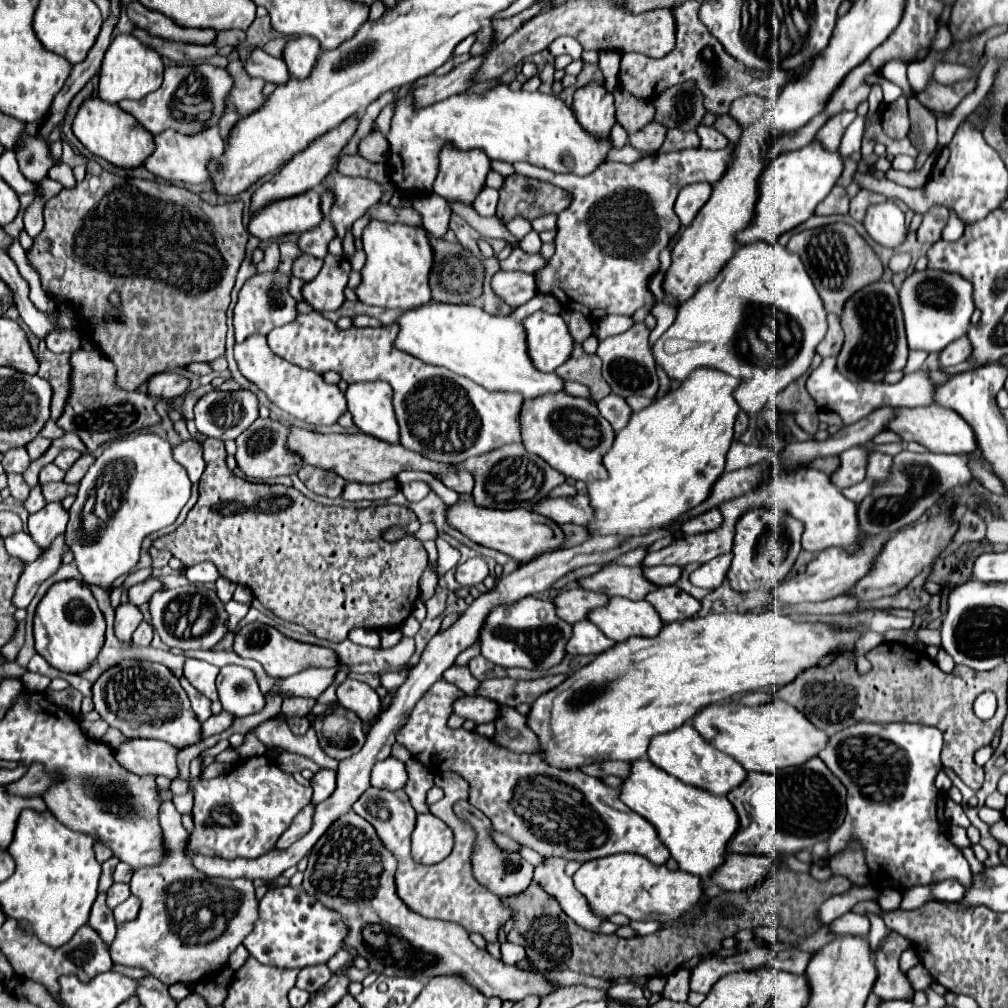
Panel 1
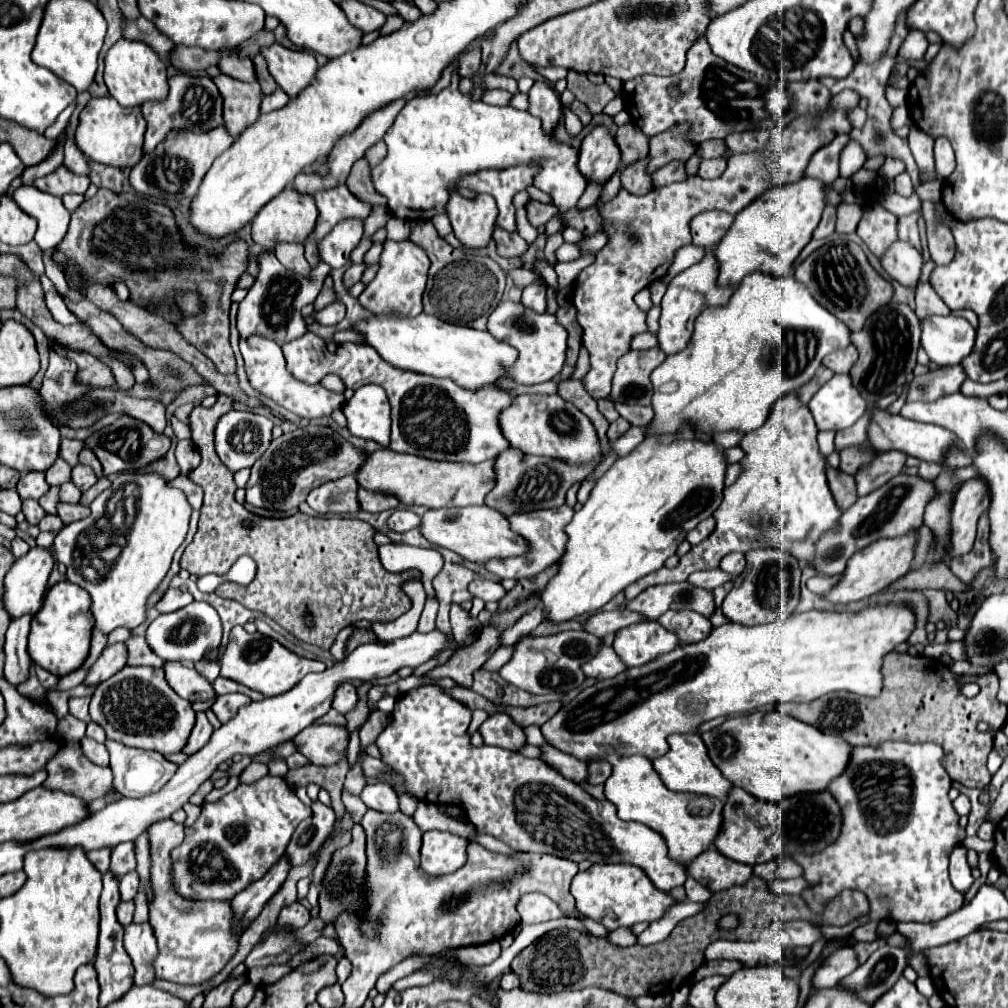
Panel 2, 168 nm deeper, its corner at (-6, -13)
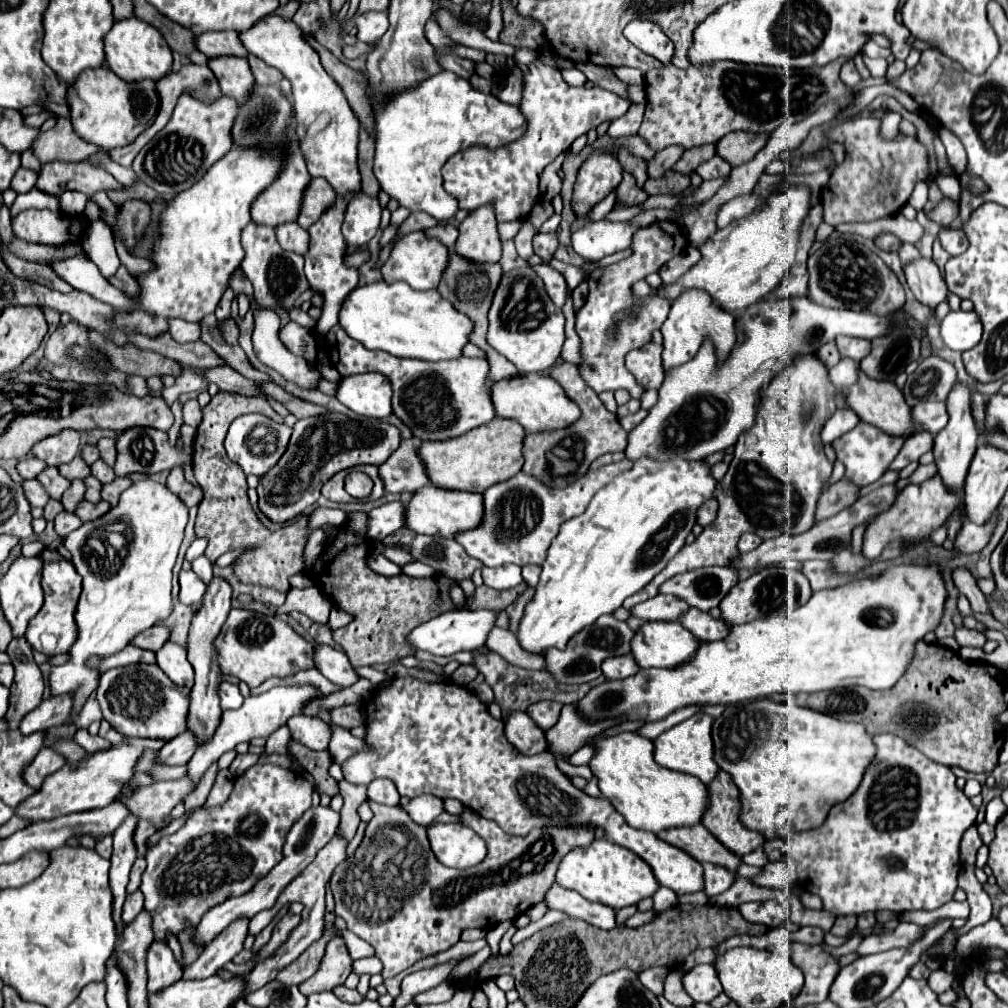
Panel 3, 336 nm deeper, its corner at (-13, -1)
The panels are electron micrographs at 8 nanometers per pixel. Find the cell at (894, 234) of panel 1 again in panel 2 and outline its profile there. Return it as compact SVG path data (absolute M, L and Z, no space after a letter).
M896 239L882 255L882 267L884 271L900 281L902 285L912 285L916 287L916 283L920 281L920 269L922 269L922 255L920 251L910 245L908 241Z

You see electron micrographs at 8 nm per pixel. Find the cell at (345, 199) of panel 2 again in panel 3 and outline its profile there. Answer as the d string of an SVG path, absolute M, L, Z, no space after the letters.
M321 179L309 181L299 207L297 225L309 229L323 215L327 205L331 205L331 201L335 201L335 191L331 191L331 185L327 185L327 181Z

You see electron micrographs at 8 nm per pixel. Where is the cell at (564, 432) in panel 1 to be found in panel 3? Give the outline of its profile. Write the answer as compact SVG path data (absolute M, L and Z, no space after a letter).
M543 373L515 375L511 379L497 381L495 385L491 385L491 403L495 415L519 421L521 425L525 425L529 433L543 431L543 429L559 429L579 419L579 407L569 397L565 397L557 381L553 381L549 375Z

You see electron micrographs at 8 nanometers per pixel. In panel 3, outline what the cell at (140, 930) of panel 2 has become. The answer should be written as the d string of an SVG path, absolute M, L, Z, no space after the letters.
M153 943L147 953L147 971L149 971L149 993L159 993L181 979L183 969L173 957L173 951L167 943Z

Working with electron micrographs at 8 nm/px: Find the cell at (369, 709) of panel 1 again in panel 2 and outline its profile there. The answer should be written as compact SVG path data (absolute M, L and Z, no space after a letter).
M352 683L340 685L340 689L334 695L332 707L336 711L340 711L340 713L348 713L348 711L356 709L356 705L358 705L358 691L356 691L356 687Z

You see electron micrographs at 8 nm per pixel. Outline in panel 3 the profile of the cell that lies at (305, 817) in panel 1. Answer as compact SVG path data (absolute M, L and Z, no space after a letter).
M235 921L235 925L229 925L215 941L211 941L211 945L201 951L195 963L183 969L183 979L205 979L215 975L217 969L229 963L243 949L247 925L249 921Z

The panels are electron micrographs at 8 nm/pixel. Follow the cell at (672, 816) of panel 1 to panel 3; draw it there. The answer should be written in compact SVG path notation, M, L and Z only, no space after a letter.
M623 731L613 737L595 739L593 747L595 755L589 761L589 769L597 777L601 795L623 815L627 825L659 833L671 827L691 827L701 823L703 809L707 809L707 787L693 775L657 765L651 739Z

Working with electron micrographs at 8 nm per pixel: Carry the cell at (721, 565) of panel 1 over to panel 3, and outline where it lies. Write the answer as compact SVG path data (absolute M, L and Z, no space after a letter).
M743 533L741 537L739 537L739 551L741 553L749 553L751 549L755 549L757 545L761 543L761 539L759 537L755 537L755 533Z

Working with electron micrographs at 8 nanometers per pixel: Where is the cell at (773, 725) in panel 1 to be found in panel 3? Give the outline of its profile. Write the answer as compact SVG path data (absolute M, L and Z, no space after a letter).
M755 699L747 703L727 705L713 723L713 759L725 773L731 775L739 789L741 813L739 821L751 831L763 833L767 841L789 839L791 833L817 829L827 819L833 805L849 799L859 787L863 773L875 759L875 745L871 735L859 723L839 721L831 715L799 707L795 703L775 703L769 699Z

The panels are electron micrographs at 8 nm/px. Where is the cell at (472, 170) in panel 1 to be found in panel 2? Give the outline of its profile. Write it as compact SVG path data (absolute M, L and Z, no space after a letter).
M456 191L450 193L446 205L454 235L466 247L486 247L492 239L492 225L496 221L496 201L488 195L464 197Z

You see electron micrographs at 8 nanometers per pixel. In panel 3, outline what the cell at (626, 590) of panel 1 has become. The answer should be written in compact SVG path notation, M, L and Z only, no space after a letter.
M723 567L695 569L665 581L661 593L683 597L691 607L709 611L721 603L721 599L739 583L739 571Z

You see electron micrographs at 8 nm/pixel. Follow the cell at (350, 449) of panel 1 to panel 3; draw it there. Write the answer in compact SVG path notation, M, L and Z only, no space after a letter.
M495 417L493 421L489 421L487 425L481 425L477 429L471 429L467 433L463 433L461 437L455 439L447 439L447 441L425 441L423 449L419 449L419 453L423 453L423 461L427 461L427 473L431 473L431 481L435 481L435 485L447 485L447 489L467 489L473 493L483 493L487 487L511 479L513 475L517 475L523 467L523 439L525 439L527 431L523 425L519 425L513 419L503 419L503 417Z

